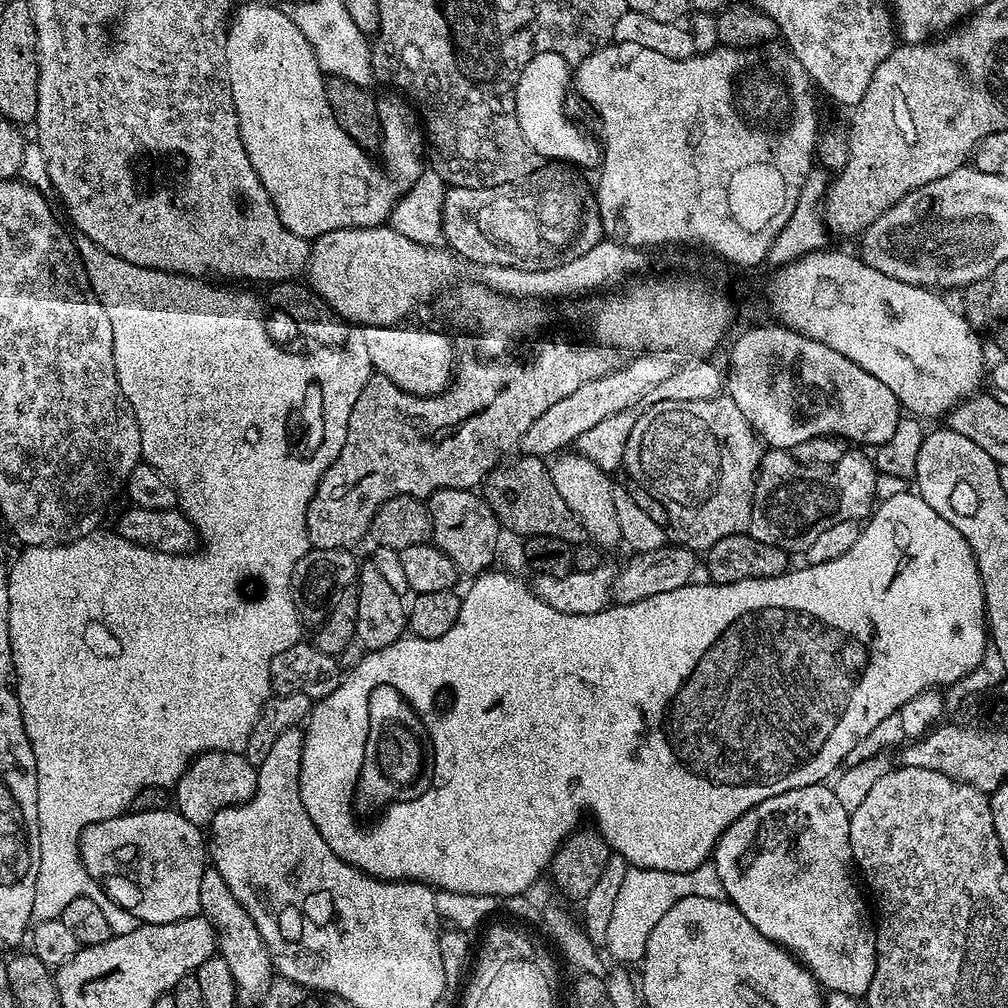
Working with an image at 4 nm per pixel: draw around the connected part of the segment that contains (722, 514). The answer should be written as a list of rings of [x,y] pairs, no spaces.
[[[727,394],[695,402],[663,400],[643,409],[630,430],[622,465],[632,484],[641,484],[662,502],[671,531],[680,535],[679,543],[697,554],[708,551],[715,542],[735,533],[745,533],[750,522],[753,490],[760,469],[764,446],[749,426],[742,410]]]

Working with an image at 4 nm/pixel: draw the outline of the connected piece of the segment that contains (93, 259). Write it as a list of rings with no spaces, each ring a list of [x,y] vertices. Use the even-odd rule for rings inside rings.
[[[77,235],[75,237],[76,249],[80,252],[80,260],[84,264],[84,269],[88,275],[90,286],[94,290],[94,294],[98,298],[98,302],[102,302],[102,310],[106,310],[106,318],[110,318],[110,330],[114,334],[114,370],[118,374],[118,386],[122,386],[122,394],[126,394],[126,398],[130,402],[130,406],[134,410],[134,418],[140,427],[140,454],[143,463],[154,466],[154,470],[158,470],[164,476],[167,476],[168,483],[172,485],[172,489],[176,491],[176,499],[178,501],[179,511],[183,512],[186,519],[196,527],[197,533],[201,537],[204,536],[208,541],[203,541],[202,550],[197,550],[186,556],[175,556],[174,554],[166,554],[165,552],[155,552],[149,548],[140,548],[136,544],[131,544],[126,538],[122,538],[119,534],[111,534],[112,536],[100,536],[101,534],[93,534],[84,536],[81,540],[75,540],[69,544],[55,544],[54,546],[38,546],[37,548],[25,547],[24,553],[15,561],[11,561],[8,570],[8,633],[10,634],[10,650],[12,651],[12,669],[14,671],[14,687],[16,689],[16,697],[21,703],[22,718],[26,726],[26,732],[32,743],[34,750],[34,762],[36,763],[36,773],[38,774],[38,842],[40,849],[38,850],[38,878],[40,884],[34,882],[34,910],[33,917],[43,918],[46,920],[54,920],[59,917],[62,910],[66,910],[66,906],[70,906],[70,902],[74,902],[74,898],[90,898],[102,910],[102,914],[106,914],[106,922],[110,922],[113,933],[121,936],[130,930],[138,927],[138,922],[134,918],[134,914],[130,914],[126,908],[119,908],[115,902],[110,899],[107,894],[96,896],[96,892],[92,892],[92,888],[97,888],[100,885],[97,880],[90,878],[90,874],[84,868],[84,863],[80,857],[80,835],[83,834],[84,828],[91,824],[97,824],[99,820],[109,820],[115,816],[123,816],[131,809],[134,798],[138,794],[138,790],[142,790],[146,786],[162,786],[166,789],[171,789],[180,780],[180,775],[188,769],[196,757],[203,752],[239,752],[243,753],[244,747],[248,744],[250,738],[250,730],[254,730],[254,722],[258,722],[260,711],[264,709],[264,703],[273,695],[270,668],[276,654],[281,654],[288,647],[294,646],[302,640],[300,634],[300,624],[302,625],[302,617],[297,609],[296,600],[292,596],[292,575],[294,574],[294,566],[298,566],[298,562],[310,550],[308,542],[308,507],[316,493],[318,482],[324,477],[324,471],[336,459],[342,450],[342,446],[346,442],[346,430],[350,422],[350,410],[354,410],[354,402],[358,402],[358,394],[362,390],[362,386],[366,386],[366,382],[374,374],[372,363],[370,362],[370,354],[366,354],[366,346],[362,342],[356,344],[349,343],[347,346],[316,346],[313,347],[313,352],[287,352],[284,348],[279,348],[274,342],[274,336],[271,331],[264,336],[232,336],[232,304],[230,300],[222,300],[216,304],[216,296],[208,296],[208,298],[192,298],[196,302],[200,300],[210,300],[212,304],[206,304],[206,308],[210,310],[184,310],[184,306],[172,306],[172,292],[212,292],[217,285],[212,282],[205,282],[203,279],[194,276],[182,276],[179,272],[159,272],[156,268],[143,268],[134,262],[126,262],[122,258],[118,258],[114,254],[110,254],[106,250],[99,248],[94,242],[90,242],[90,238]]]

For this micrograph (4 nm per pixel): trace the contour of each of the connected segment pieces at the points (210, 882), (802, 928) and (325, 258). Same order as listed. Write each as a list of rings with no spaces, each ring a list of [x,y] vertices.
[[[208,866],[202,874],[199,897],[201,913],[207,916],[216,930],[218,955],[226,960],[227,966],[230,966],[230,974],[236,983],[237,997],[241,1001],[259,1001],[274,979],[274,969],[270,954],[262,942],[262,934],[258,934],[258,926],[254,926],[254,918],[246,914],[242,902],[234,898],[230,886],[226,886],[226,881],[222,879],[222,874],[218,874],[218,870],[211,866]]]
[[[827,783],[802,786],[798,790],[786,790],[786,794],[766,798],[766,802],[762,802],[746,814],[742,814],[720,835],[720,840],[714,849],[714,863],[718,878],[724,887],[724,896],[742,913],[746,922],[750,922],[750,926],[754,926],[754,930],[758,930],[758,934],[770,938],[775,944],[779,944],[781,948],[791,952],[807,968],[808,973],[815,978],[821,989],[828,992],[838,991],[843,994],[867,997],[870,978],[874,976],[874,966],[876,965],[876,929],[873,917],[870,915],[869,905],[866,903],[865,893],[858,883],[858,876],[852,863],[850,814],[842,808],[833,789]]]
[[[381,226],[379,228],[343,228],[342,230],[330,230],[330,234],[322,234],[311,241],[310,251],[308,253],[308,267],[306,269],[307,283],[323,298],[328,305],[336,311],[337,316],[349,325],[355,326],[360,324],[364,328],[370,326],[390,326],[391,324],[399,325],[415,308],[420,308],[423,304],[428,304],[435,298],[439,292],[444,292],[447,288],[455,289],[457,285],[465,279],[464,268],[465,261],[461,260],[455,252],[447,247],[432,248],[428,244],[419,244],[418,242],[410,242],[410,238],[405,238],[403,234],[398,234],[398,230],[394,230],[390,226]]]

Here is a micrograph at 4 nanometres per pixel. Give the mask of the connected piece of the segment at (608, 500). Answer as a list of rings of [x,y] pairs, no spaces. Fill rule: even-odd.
[[[560,454],[551,461],[550,471],[552,473],[552,481],[554,486],[558,486],[558,494],[562,494],[562,502],[566,502],[566,506],[570,506],[570,510],[576,512],[576,516],[582,522],[585,537],[591,543],[599,546],[601,549],[607,550],[621,543],[617,511],[614,508],[615,487],[612,482],[613,477],[609,473],[604,472],[594,462],[590,462],[590,458],[573,454],[573,456],[564,456],[568,454]]]

